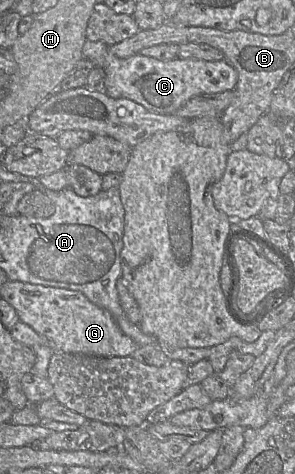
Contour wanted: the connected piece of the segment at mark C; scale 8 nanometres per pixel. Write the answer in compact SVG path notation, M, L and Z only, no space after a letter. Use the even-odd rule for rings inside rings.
M86 40L83 45L83 57L93 67L100 67L105 72L105 93L114 98L130 99L152 113L162 115L174 115L175 111L183 106L191 98L203 95L214 94L224 91L233 91L238 81L237 70L225 59L219 61L205 61L201 59L176 58L168 61L161 61L153 57L135 54L127 58L118 58L109 53L109 46L102 41Z

